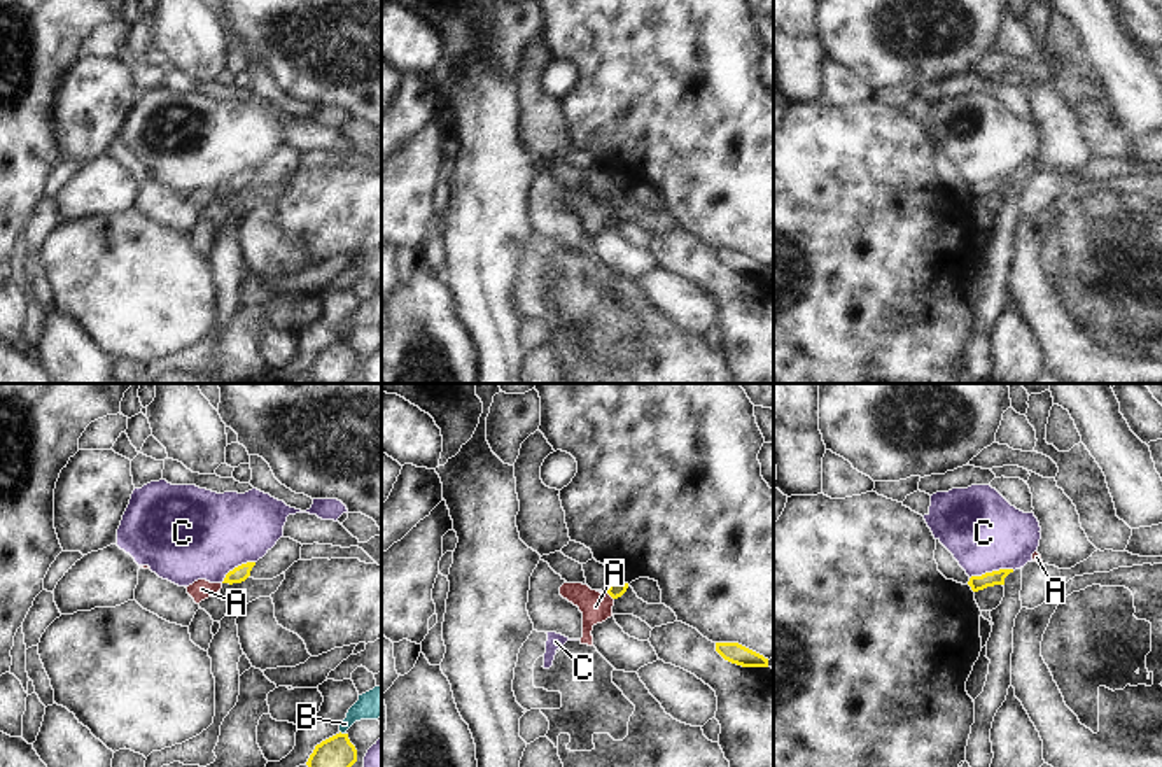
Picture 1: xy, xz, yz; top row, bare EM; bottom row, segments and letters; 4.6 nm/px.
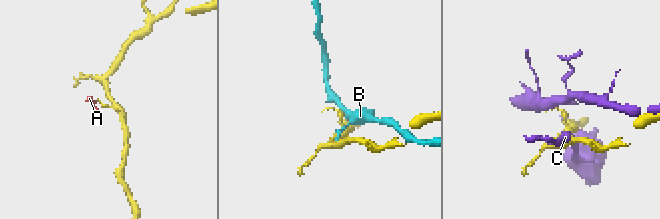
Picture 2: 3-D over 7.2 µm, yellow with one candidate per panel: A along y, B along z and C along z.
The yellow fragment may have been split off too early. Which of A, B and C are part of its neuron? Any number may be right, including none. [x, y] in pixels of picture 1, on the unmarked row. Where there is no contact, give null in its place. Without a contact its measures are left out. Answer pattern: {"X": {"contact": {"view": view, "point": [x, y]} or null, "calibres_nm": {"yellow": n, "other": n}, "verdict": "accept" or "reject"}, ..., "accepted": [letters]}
{"A": {"contact": {"view": "xz", "point": [609, 202]}, "calibres_nm": {"yellow": 80, "other": 140}, "verdict": "reject"}, "B": {"contact": {"view": "xy", "point": [343, 342]}, "calibres_nm": {"yellow": 180, "other": 140}, "verdict": "reject"}, "C": {"contact": {"view": "yz", "point": [993, 179]}, "calibres_nm": {"yellow": 70, "other": 360}, "verdict": "reject"}, "accepted": []}

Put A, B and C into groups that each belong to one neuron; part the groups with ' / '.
A / B / C

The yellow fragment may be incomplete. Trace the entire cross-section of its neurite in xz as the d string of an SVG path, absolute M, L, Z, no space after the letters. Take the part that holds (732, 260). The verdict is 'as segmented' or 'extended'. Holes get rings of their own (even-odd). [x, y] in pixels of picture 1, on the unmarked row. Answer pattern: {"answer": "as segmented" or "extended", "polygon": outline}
{"answer": "as segmented", "polygon": "M716 250L716 259L724 268L742 275L768 275L768 266L738 250Z"}

